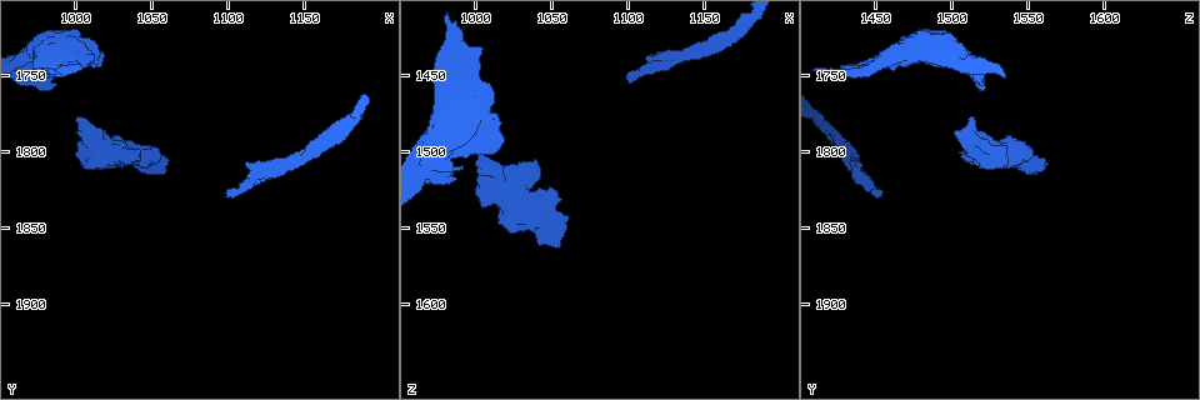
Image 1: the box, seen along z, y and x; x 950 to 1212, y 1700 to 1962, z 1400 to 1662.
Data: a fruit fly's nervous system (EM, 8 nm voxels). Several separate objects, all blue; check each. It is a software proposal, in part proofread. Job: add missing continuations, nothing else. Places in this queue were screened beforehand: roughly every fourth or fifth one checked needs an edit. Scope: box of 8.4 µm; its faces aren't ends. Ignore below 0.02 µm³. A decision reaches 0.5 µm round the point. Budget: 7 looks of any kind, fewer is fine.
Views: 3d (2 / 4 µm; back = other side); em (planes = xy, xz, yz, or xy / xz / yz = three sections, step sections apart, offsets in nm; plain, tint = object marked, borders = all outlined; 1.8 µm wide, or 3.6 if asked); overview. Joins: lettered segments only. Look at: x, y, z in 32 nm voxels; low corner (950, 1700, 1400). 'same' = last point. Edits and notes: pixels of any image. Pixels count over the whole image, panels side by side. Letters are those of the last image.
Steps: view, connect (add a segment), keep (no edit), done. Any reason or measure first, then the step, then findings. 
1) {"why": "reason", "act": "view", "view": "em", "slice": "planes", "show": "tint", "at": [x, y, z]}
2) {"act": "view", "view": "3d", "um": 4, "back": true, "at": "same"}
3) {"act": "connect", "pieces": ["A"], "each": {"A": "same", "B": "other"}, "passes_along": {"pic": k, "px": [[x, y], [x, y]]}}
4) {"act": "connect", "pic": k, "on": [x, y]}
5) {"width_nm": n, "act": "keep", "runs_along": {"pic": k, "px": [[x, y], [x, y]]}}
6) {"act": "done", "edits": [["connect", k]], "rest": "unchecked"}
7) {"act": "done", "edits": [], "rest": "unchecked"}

{"why": "an open end", "act": "view", "view": "3d", "um": 4, "at": [1042, 1800, 1508]}

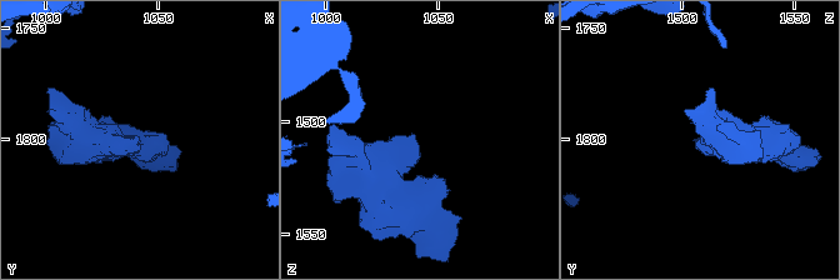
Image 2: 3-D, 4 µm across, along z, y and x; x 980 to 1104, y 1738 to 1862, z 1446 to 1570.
{"act": "view", "view": "em", "slice": "planes", "show": "borders", "at": [1040, 1802, 1506]}

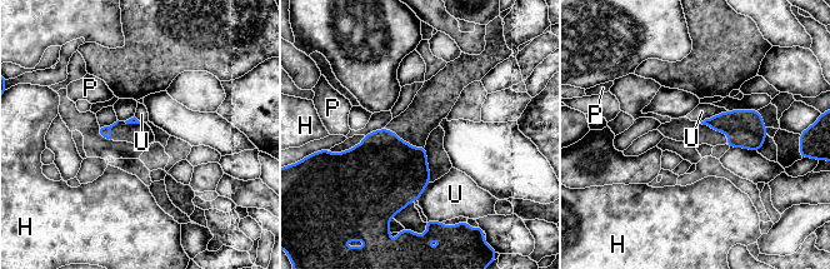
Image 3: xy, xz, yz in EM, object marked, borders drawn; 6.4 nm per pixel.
{"longest_contact_nm": ["U", 200], "act": "keep", "each": {"H": "other", "P": "other", "U": "other"}, "found": "no lettered segment goes on from it"}

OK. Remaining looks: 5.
{"why": "touches itself", "act": "view", "view": "em", "um": 3.6, "slice": "planes", "show": "borders", "at": [984, 1746, 1434]}

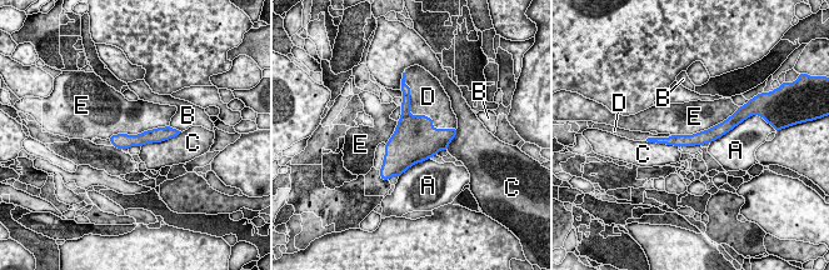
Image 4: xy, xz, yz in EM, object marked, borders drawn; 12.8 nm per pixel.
{"longest_contact_nm": ["E", 800], "act": "connect", "pieces": ["D"], "each": {"A": "other", "B": "other", "C": "other", "D": "same", "E": "other"}, "passes_along": {"pic": 4, "px": [[415, 131], [425, 115], [428, 96]]}, "found": "it goes on there"}

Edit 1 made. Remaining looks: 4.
{"why": "redraw", "act": "view", "view": "overview"}

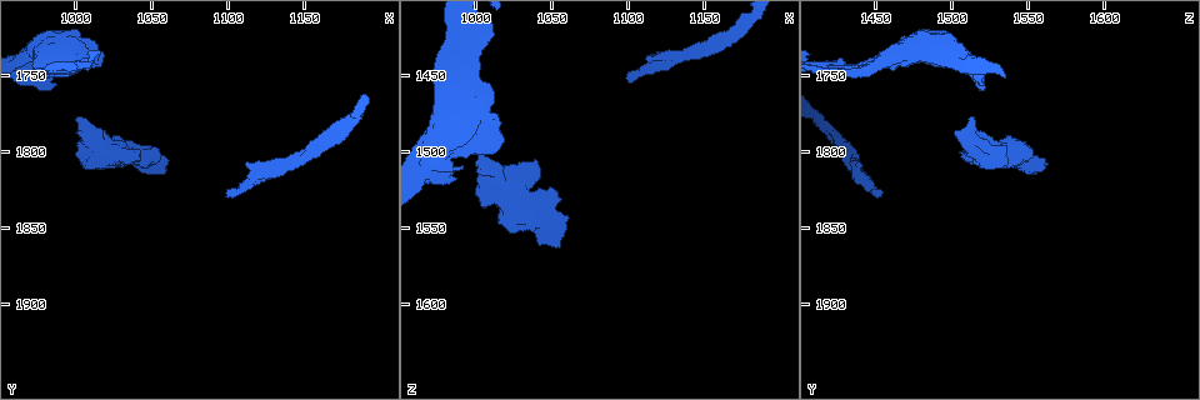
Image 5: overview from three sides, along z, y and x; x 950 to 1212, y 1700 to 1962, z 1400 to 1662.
{"why": "stops while still wide", "act": "view", "view": "3d", "um": 4, "at": [1056, 1808, 1562]}

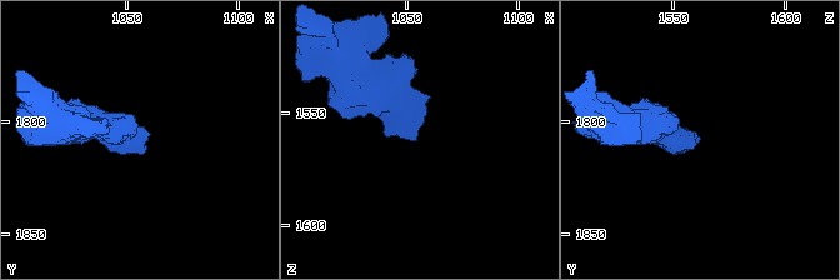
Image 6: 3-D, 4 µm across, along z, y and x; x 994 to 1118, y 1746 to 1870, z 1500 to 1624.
{"why": "shape alone is not enough", "act": "view", "view": "em", "slice": "planes", "show": "borders", "at": [1055, 1809, 1562]}

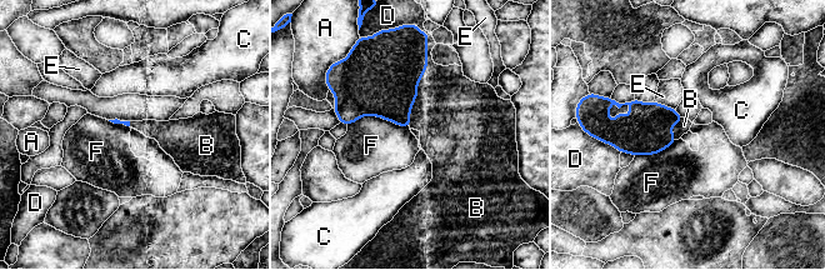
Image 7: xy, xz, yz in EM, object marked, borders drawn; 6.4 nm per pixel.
{"act": "connect", "pieces": ["B"], "each": {"A": "other", "B": "same", "C": "other", "D": "other", "E": "other", "F": "other"}, "found": "the neuron continues"}

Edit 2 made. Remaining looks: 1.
{"act": "done", "edits": [["connect", 4], ["connect", 7]], "rest": "unchecked"}

